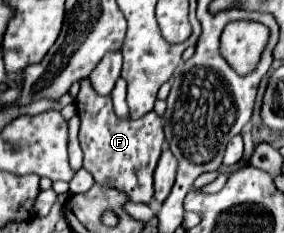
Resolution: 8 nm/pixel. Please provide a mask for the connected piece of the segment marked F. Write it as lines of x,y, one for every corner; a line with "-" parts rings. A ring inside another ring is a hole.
89,78
79,80
79,84
81,90
75,100
75,106
81,118
79,144
85,154
83,168
93,174
95,182
107,182
127,192
131,202
149,204
153,198
153,172
165,140
161,118
155,112
149,112
139,120
123,120
115,114
111,96
99,96
91,88

